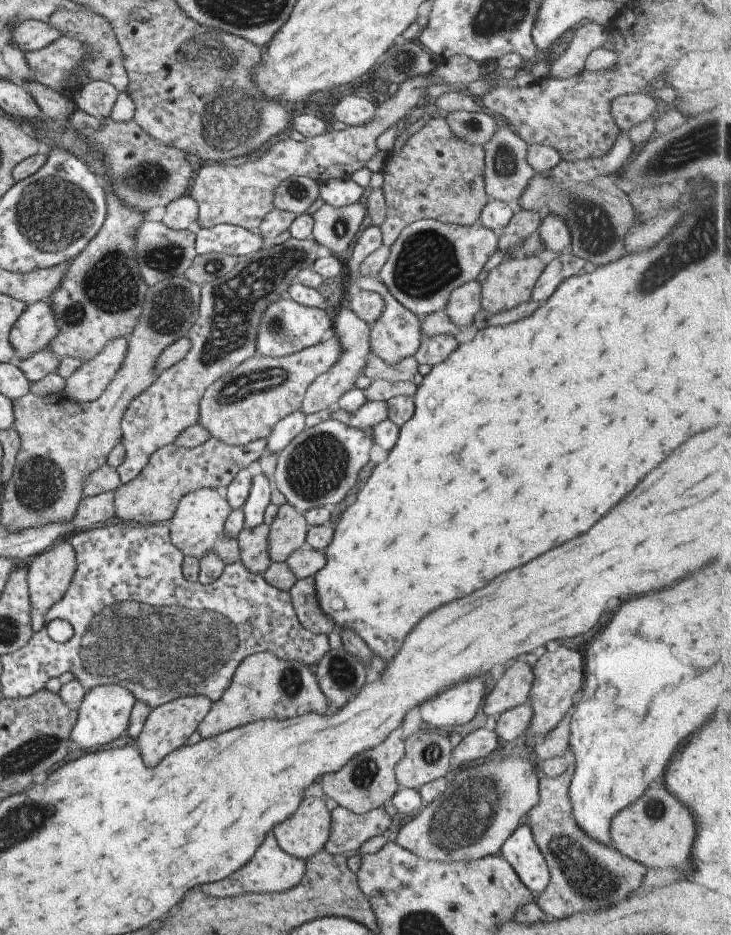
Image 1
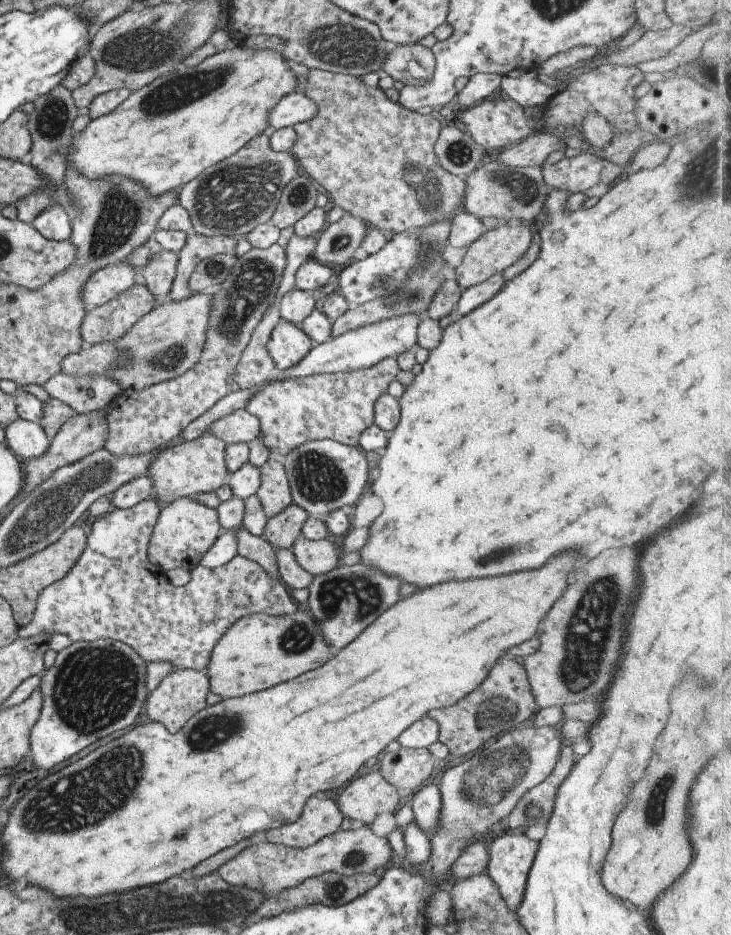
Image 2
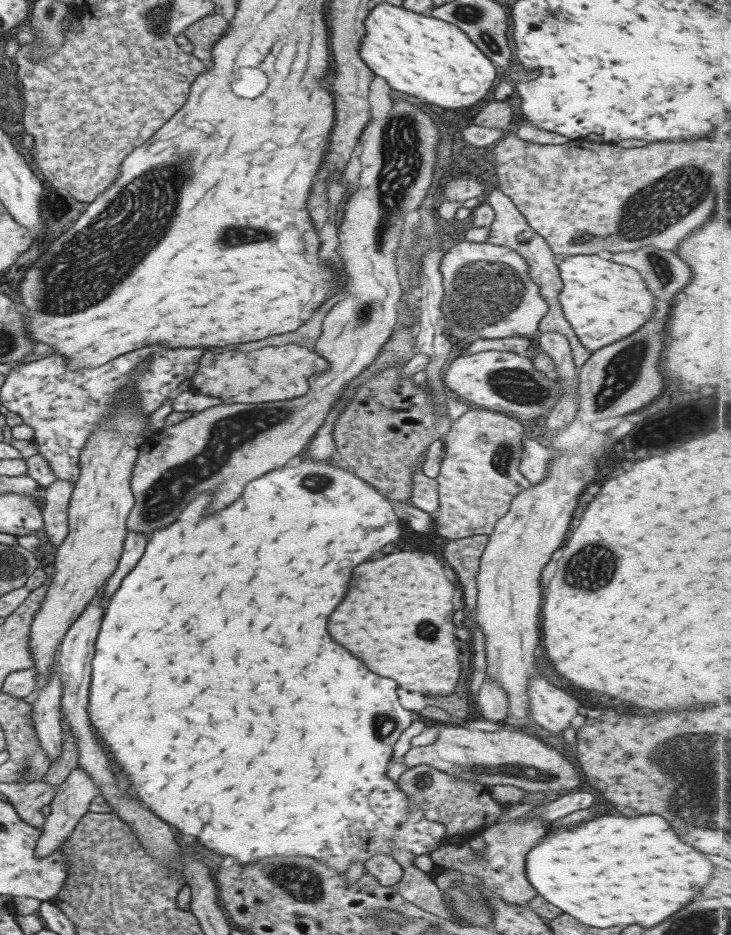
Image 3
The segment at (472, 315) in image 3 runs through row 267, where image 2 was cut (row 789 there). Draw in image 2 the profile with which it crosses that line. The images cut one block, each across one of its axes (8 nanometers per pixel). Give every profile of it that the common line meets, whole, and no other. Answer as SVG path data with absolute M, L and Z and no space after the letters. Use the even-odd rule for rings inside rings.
M558 727L513 728L488 746L482 746L476 755L469 756L469 760L447 767L439 780L441 808L437 830L428 835L431 850L427 876L442 884L449 866L465 849L488 838L493 830L491 827L509 816L521 795L549 776L557 764L562 745Z

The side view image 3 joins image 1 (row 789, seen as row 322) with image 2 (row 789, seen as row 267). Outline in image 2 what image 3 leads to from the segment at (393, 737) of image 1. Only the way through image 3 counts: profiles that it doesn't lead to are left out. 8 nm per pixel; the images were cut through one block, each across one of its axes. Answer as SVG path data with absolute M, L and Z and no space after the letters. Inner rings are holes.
M377 770L353 778L341 790L335 804L343 817L350 818L355 825L367 826L379 814L393 815L403 799L404 796Z

